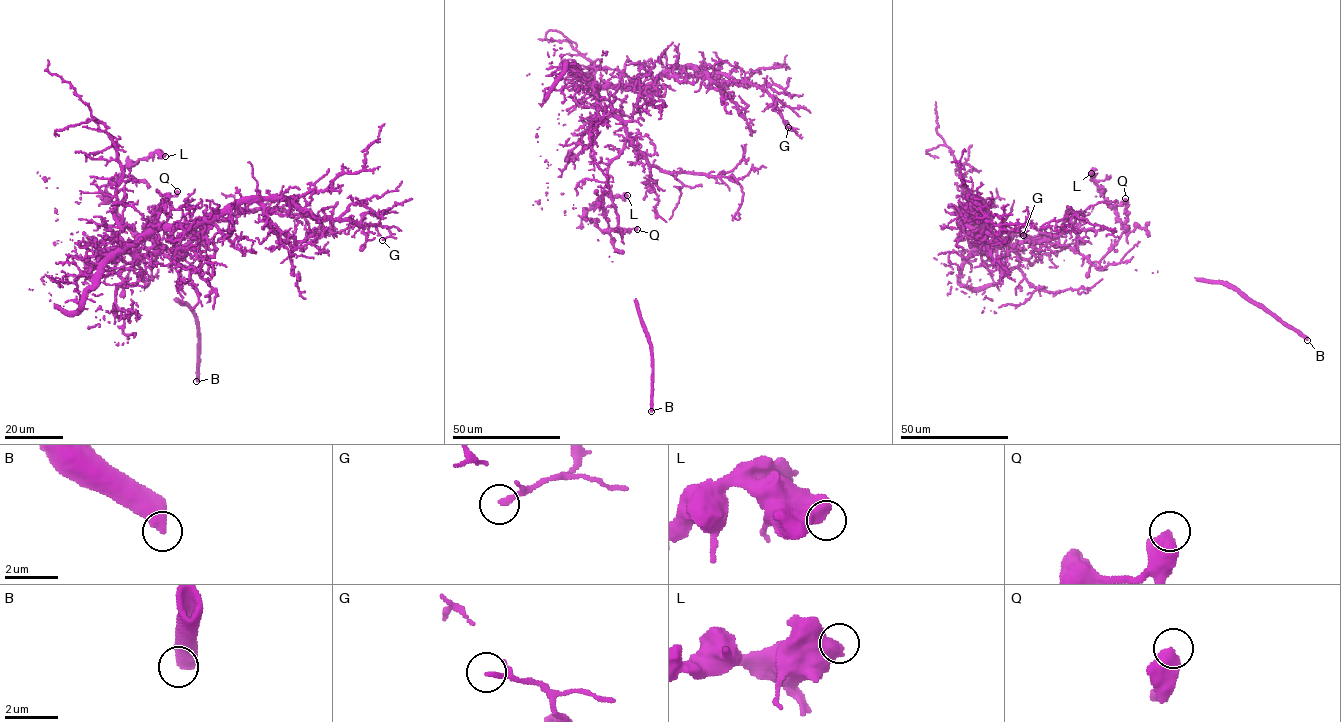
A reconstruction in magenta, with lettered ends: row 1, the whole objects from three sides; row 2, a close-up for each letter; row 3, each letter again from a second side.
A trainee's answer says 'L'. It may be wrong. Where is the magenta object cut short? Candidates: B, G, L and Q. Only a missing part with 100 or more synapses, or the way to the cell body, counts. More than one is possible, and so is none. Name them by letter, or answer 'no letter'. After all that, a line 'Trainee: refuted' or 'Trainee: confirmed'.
B
Trainee: refuted

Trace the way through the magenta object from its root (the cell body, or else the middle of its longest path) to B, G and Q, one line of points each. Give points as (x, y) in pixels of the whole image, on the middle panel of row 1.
B: (608, 173), (611, 195), (600, 199), (608, 227), (601, 230), (586, 221), (635, 298), (651, 353), (651, 411)
G: (608, 173), (626, 128), (601, 105), (596, 90), (648, 85), (675, 69), (756, 84), (794, 130), (788, 127)
Q: (608, 173), (611, 195), (600, 199), (608, 226), (619, 231), (637, 229)

